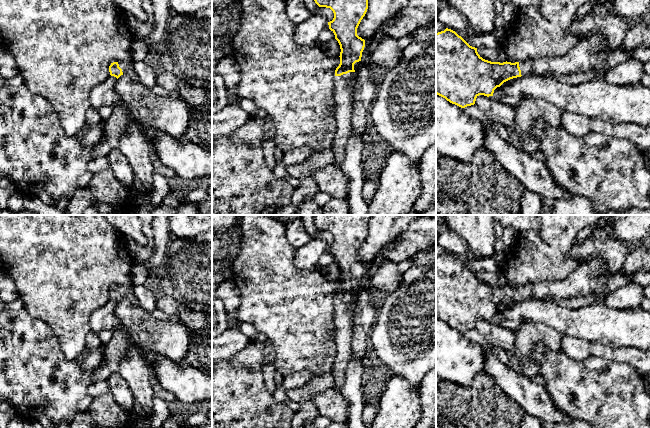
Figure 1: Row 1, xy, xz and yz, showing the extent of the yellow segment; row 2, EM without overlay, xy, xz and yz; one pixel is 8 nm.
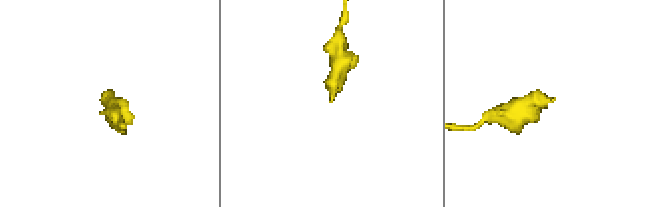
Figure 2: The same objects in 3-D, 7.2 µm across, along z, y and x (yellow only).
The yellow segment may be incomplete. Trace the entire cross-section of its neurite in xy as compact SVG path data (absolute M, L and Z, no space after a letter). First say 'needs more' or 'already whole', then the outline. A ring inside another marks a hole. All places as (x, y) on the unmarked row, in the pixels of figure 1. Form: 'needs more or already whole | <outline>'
needs more | M113 286L109 290L109 296L111 300L116 301L117 303L123 298L130 300L133 304L137 303L137 299L133 293L133 286Z

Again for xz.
needs more | M314 215L314 225L319 231L330 232L334 237L332 245L328 246L329 253L334 257L335 263L340 269L340 288L335 294L335 346L337 349L333 362L332 375L334 389L340 392L345 383L346 369L352 360L352 328L353 318L349 311L352 302L357 301L354 288L361 285L365 264L357 259L357 252L368 233L368 224L372 215Z

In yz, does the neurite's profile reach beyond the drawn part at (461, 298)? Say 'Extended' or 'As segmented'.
Extended

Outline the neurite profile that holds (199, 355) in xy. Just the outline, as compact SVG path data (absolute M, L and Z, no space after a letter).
M201 328L191 333L185 362L212 377L212 329Z

